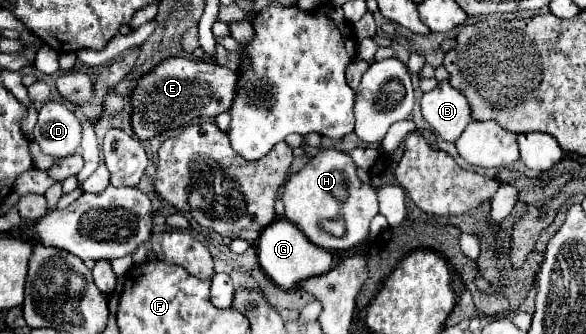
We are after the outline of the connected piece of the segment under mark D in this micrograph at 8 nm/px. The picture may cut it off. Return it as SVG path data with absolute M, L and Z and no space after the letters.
M46 102L38 112L34 140L40 144L42 152L54 158L72 156L78 152L82 140L80 120L64 104Z

